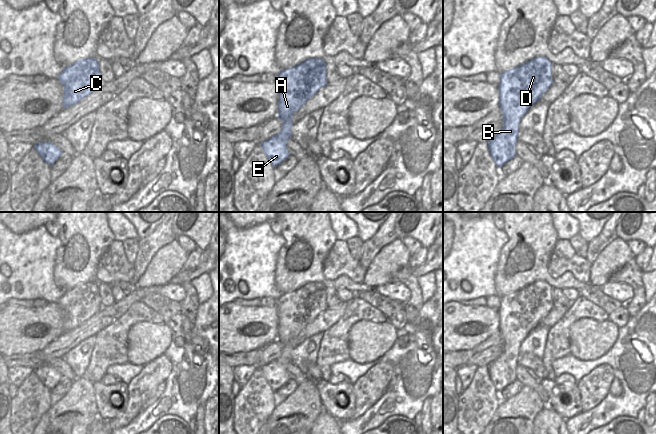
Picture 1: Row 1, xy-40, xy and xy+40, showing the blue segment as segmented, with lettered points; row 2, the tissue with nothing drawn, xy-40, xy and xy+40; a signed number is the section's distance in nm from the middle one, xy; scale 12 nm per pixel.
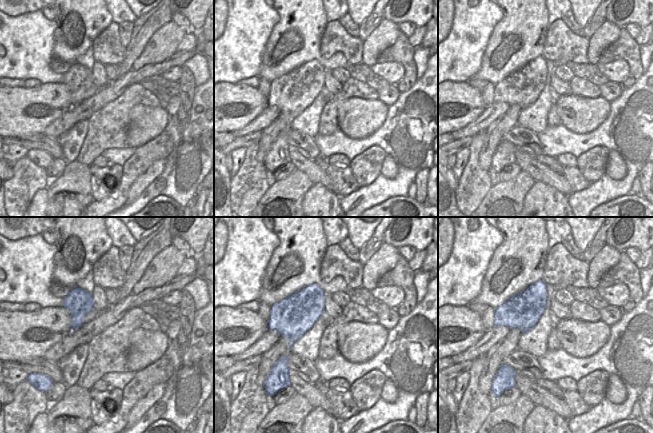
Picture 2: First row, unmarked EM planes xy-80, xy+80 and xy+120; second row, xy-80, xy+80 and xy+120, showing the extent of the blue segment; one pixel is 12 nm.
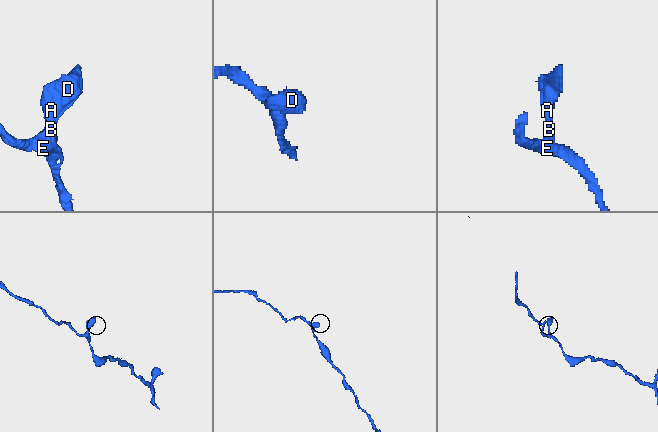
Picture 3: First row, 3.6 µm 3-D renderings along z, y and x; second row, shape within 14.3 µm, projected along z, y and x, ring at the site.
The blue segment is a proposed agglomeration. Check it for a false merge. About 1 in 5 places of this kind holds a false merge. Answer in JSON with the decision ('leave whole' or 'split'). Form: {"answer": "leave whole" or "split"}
{"answer": "leave whole"}

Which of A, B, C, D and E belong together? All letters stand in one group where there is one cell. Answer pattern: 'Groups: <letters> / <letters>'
Groups: A B C D E

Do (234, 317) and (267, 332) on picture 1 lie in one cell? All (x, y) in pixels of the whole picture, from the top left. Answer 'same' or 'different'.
same

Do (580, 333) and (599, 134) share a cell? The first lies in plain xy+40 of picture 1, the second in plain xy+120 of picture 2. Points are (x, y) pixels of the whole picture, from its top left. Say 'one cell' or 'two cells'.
two cells

